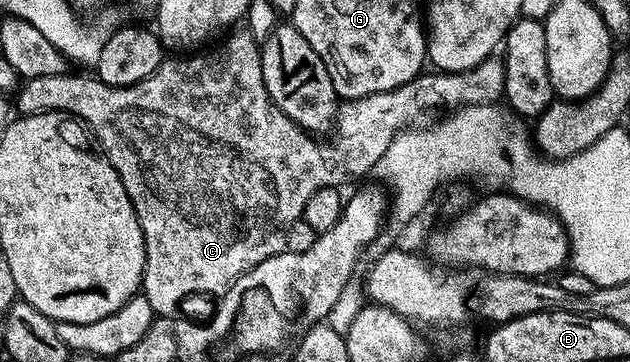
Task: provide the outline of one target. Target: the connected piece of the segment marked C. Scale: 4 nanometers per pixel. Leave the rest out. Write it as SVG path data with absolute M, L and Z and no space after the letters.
M249 29L238 30L231 30L217 44L219 47L215 51L203 50L201 53L190 53L185 57L163 58L161 65L151 75L144 77L144 81L140 81L136 85L109 87L107 83L100 81L93 74L73 75L73 73L67 73L56 77L36 77L35 79L25 80L16 91L16 98L18 97L16 107L17 110L19 107L19 112L22 115L35 115L41 111L62 111L66 115L73 115L75 119L85 124L89 134L96 140L102 154L116 169L116 173L136 209L136 217L140 221L140 229L144 233L146 260L144 261L144 273L142 274L140 291L141 294L148 297L148 302L151 303L155 316L158 317L177 316L179 314L178 302L181 299L188 298L189 295L198 295L203 291L206 295L214 295L213 297L221 296L222 292L228 290L234 284L234 280L240 278L245 271L251 271L256 265L260 265L260 261L286 250L286 230L288 225L292 225L292 221L302 218L304 205L308 205L308 197L312 197L312 193L316 193L316 189L324 189L325 187L341 188L342 183L350 183L353 179L360 178L361 175L367 174L369 176L373 172L375 165L380 161L380 157L384 157L388 145L392 145L392 141L399 131L413 128L415 126L413 123L420 122L425 115L435 114L434 116L437 116L442 113L437 113L437 111L442 111L445 107L448 109L447 112L453 113L460 107L498 103L506 94L506 65L501 58L491 57L485 59L480 61L480 65L476 65L467 71L439 71L434 69L431 70L431 75L429 73L420 74L412 81L408 81L391 91L372 93L368 97L360 97L359 99L345 100L339 106L337 118L334 120L332 130L334 140L331 143L322 143L326 141L319 141L309 131L298 127L273 103L272 97L269 96L268 89L264 85L264 74L261 72L259 40L254 38L254 34Z

